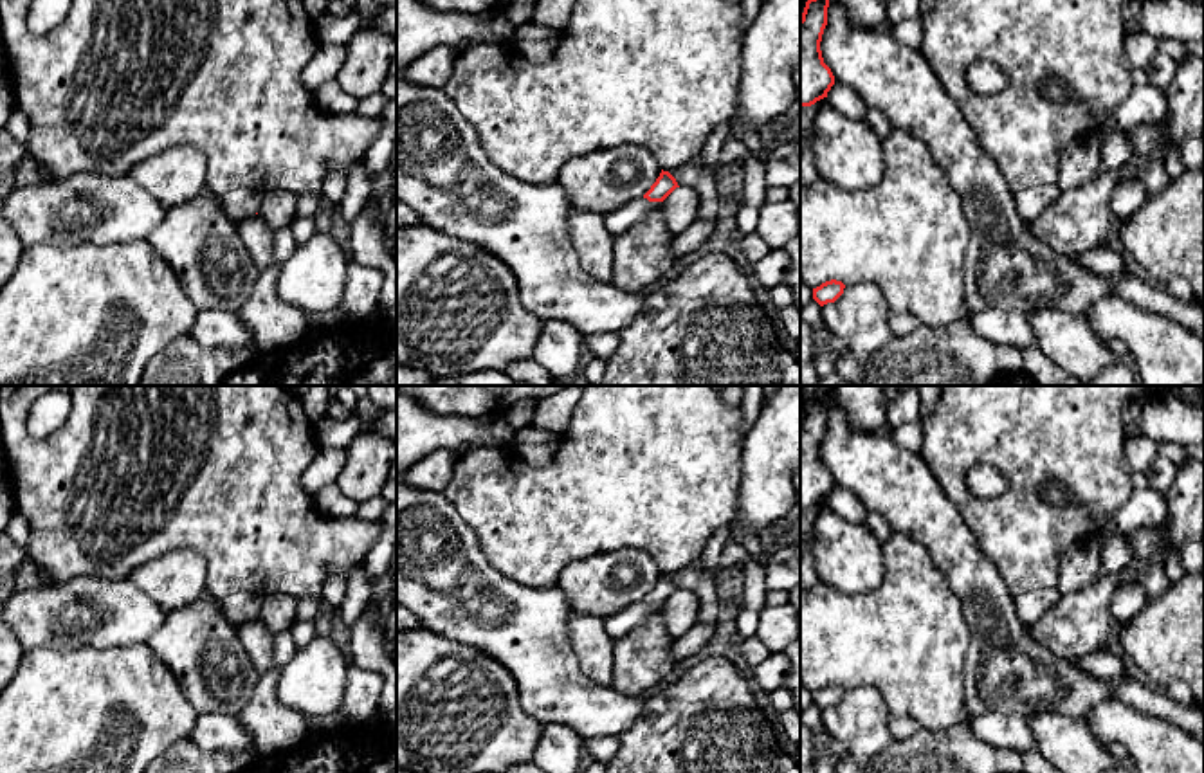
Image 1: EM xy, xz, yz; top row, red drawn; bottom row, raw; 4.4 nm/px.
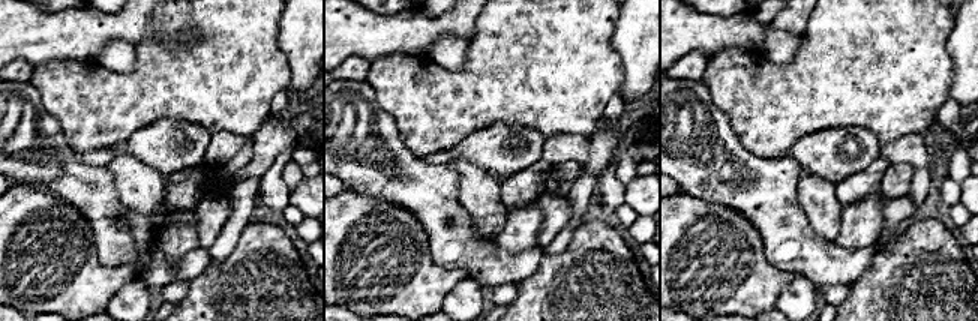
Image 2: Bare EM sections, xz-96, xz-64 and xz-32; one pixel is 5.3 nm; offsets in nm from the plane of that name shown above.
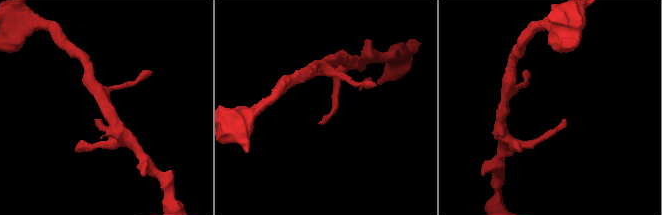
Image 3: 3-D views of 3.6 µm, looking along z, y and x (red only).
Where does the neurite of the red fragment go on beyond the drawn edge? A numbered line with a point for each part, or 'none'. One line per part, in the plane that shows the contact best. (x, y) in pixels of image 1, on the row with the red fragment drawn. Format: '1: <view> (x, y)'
1: xz (617, 222)

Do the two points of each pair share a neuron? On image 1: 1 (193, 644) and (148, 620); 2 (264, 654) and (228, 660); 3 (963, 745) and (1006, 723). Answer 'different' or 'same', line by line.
1: different
2: different
3: different

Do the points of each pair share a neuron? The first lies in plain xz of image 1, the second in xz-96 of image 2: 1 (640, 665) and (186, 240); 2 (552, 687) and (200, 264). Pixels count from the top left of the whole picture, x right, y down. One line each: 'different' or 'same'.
1: same
2: same

